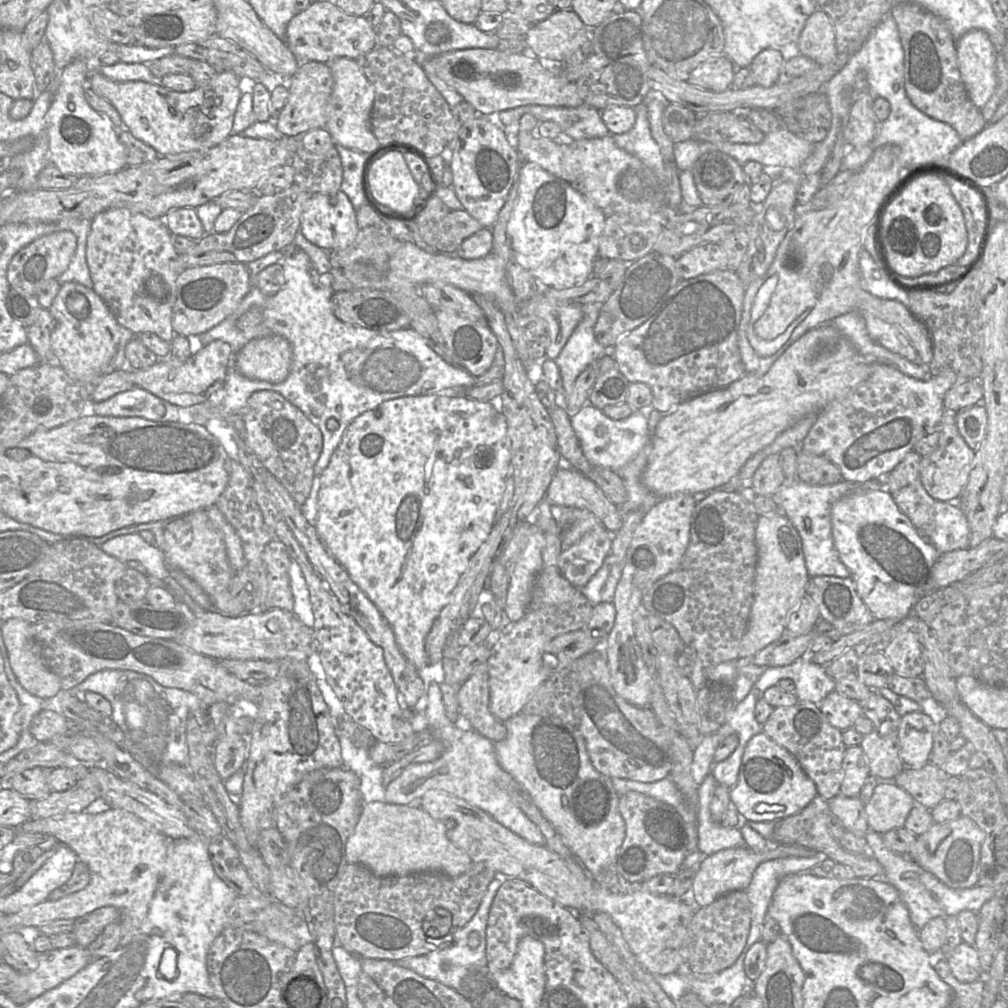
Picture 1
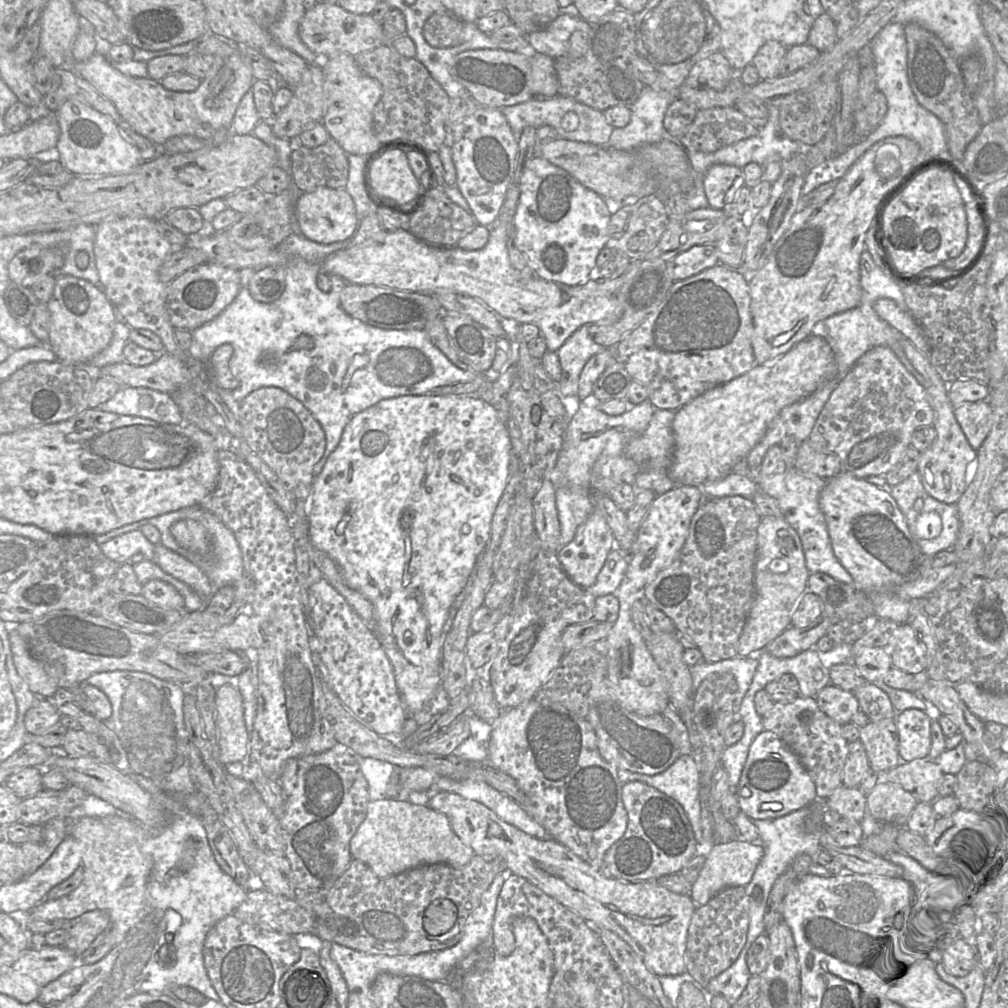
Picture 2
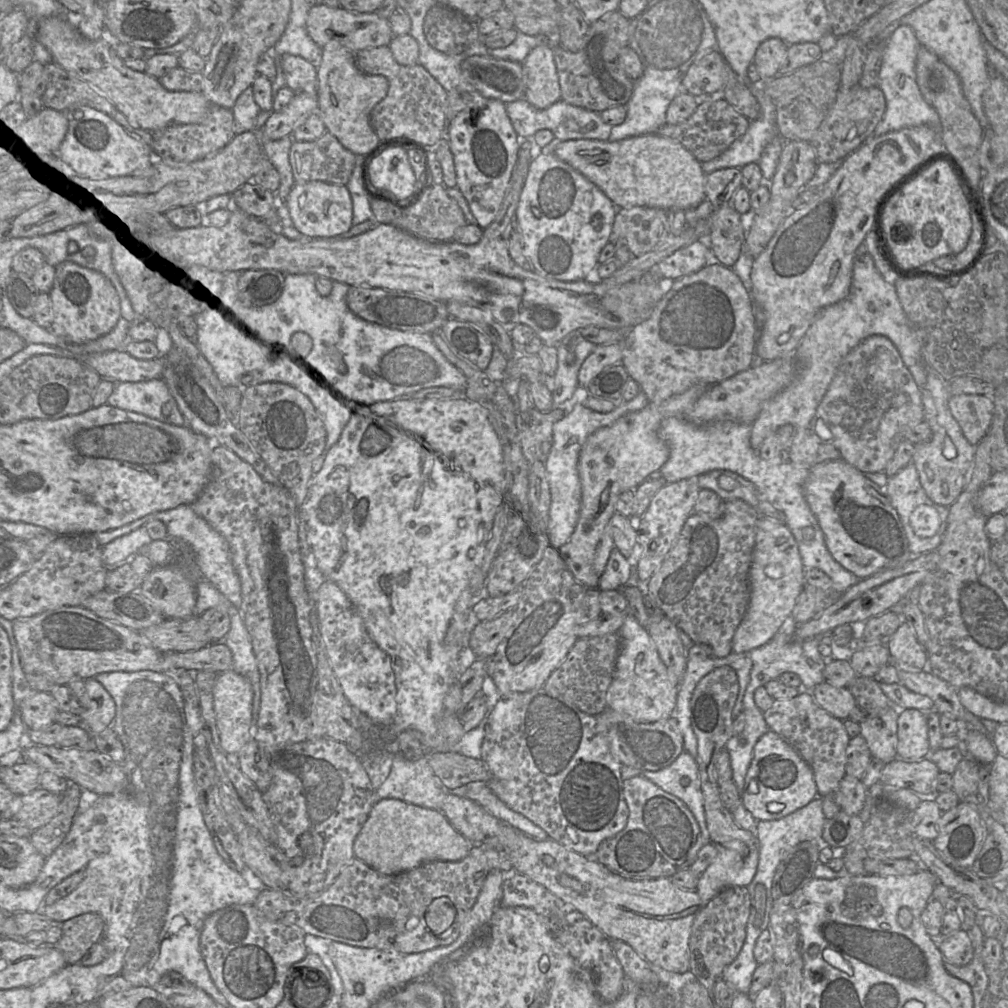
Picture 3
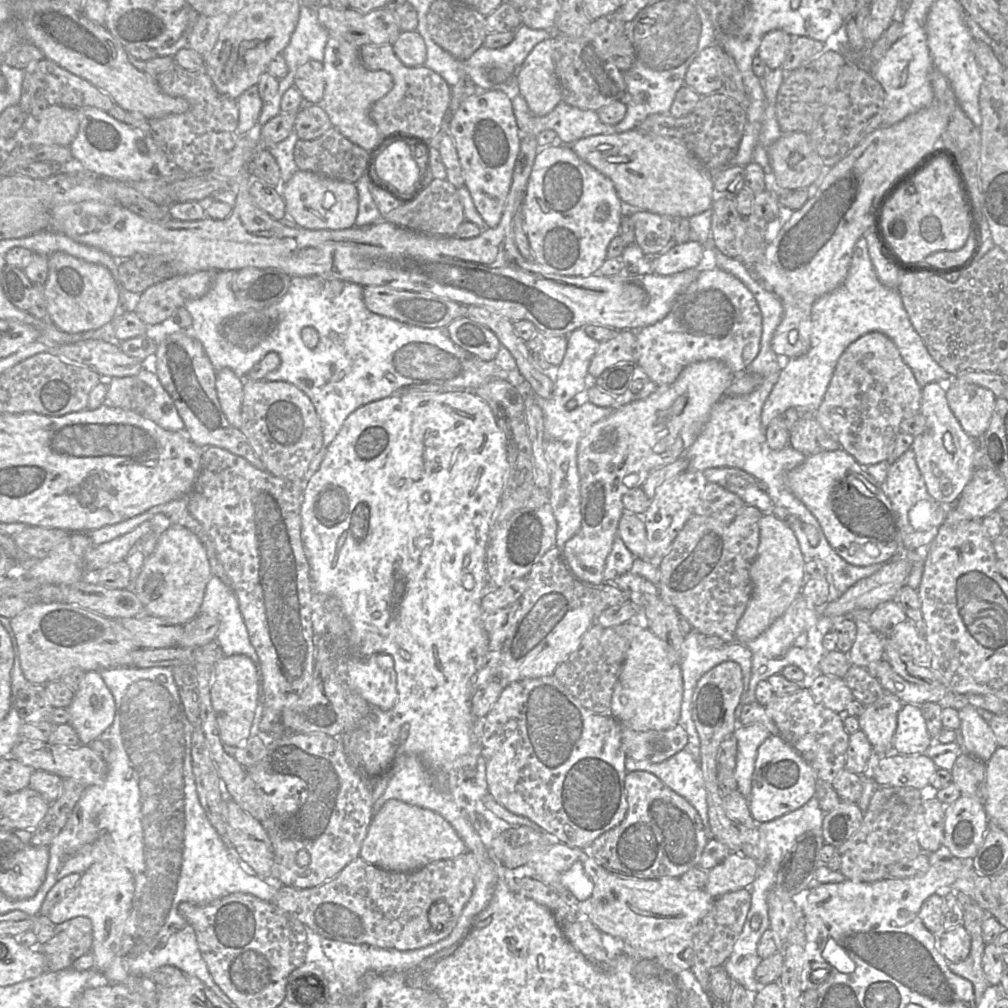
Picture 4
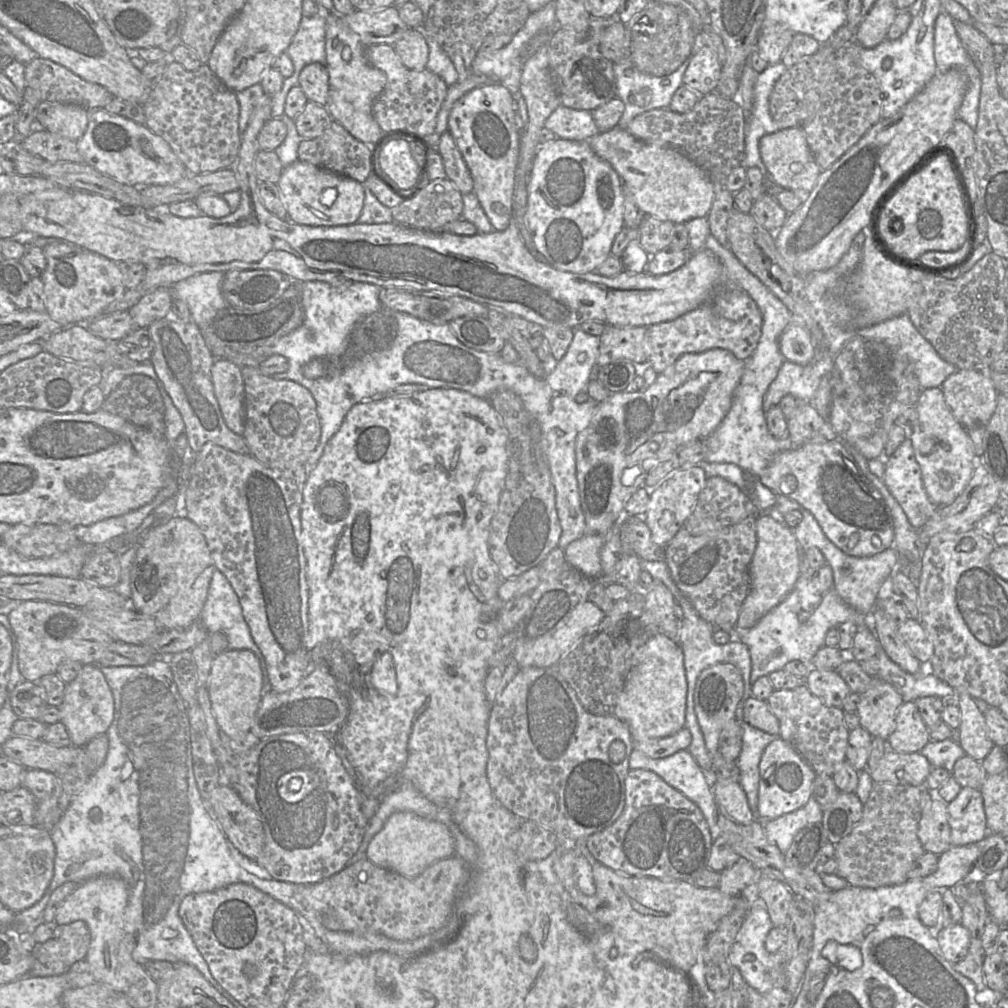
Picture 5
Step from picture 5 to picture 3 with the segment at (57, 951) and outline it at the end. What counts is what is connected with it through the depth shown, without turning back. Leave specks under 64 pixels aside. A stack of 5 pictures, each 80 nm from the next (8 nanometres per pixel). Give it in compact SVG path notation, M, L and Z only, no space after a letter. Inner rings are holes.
M85 913L61 923L61 937L53 945L64 957L67 965L76 964L89 948L101 940L104 931L102 918L93 913Z

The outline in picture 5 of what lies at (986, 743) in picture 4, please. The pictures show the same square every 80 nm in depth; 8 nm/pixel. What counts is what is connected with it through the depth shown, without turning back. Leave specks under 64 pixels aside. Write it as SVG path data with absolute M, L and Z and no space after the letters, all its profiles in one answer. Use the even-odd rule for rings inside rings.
M956 692L955 700L950 702L955 702L960 709L959 745L965 754L982 763L994 746L994 743L988 736L984 714L978 709L975 699L967 692Z

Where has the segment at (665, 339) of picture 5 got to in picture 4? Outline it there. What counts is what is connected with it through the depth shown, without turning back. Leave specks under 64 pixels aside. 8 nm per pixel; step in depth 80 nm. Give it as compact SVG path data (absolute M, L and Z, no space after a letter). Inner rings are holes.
M717 267L703 270L698 277L673 301L668 314L660 321L643 327L636 331L636 367L648 379L654 382L658 388L671 385L679 376L681 371L691 363L715 359L726 364L735 374L746 371L750 363L755 359L760 348L762 334L762 319L758 305L751 292L734 276Z

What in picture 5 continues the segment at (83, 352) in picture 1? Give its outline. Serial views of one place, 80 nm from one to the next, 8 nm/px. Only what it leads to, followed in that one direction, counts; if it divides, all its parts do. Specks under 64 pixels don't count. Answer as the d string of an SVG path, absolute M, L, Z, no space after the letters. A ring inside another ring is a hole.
M53 241L42 251L47 261L40 278L44 284L46 312L62 327L85 324L102 316L107 306L127 290L118 264L103 255L67 241Z

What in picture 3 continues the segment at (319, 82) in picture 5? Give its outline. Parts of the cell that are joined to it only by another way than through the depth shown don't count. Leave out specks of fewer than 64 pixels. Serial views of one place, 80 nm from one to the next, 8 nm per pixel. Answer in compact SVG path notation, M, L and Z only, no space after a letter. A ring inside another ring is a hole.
M283 54L280 63L286 78L286 86L295 93L317 89L317 68L300 56Z

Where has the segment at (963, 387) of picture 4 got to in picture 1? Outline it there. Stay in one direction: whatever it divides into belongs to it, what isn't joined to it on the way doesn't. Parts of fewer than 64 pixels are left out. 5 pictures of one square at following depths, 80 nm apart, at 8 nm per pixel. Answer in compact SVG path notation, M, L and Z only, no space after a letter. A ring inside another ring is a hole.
M982 403L964 408L956 413L959 433L975 452L985 438L988 415Z

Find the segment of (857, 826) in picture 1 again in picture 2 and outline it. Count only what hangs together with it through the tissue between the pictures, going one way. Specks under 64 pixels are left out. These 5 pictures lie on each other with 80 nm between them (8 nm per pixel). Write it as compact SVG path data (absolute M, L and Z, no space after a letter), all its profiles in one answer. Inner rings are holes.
M841 785L825 800L825 806L860 823L866 813L866 796L859 787Z

